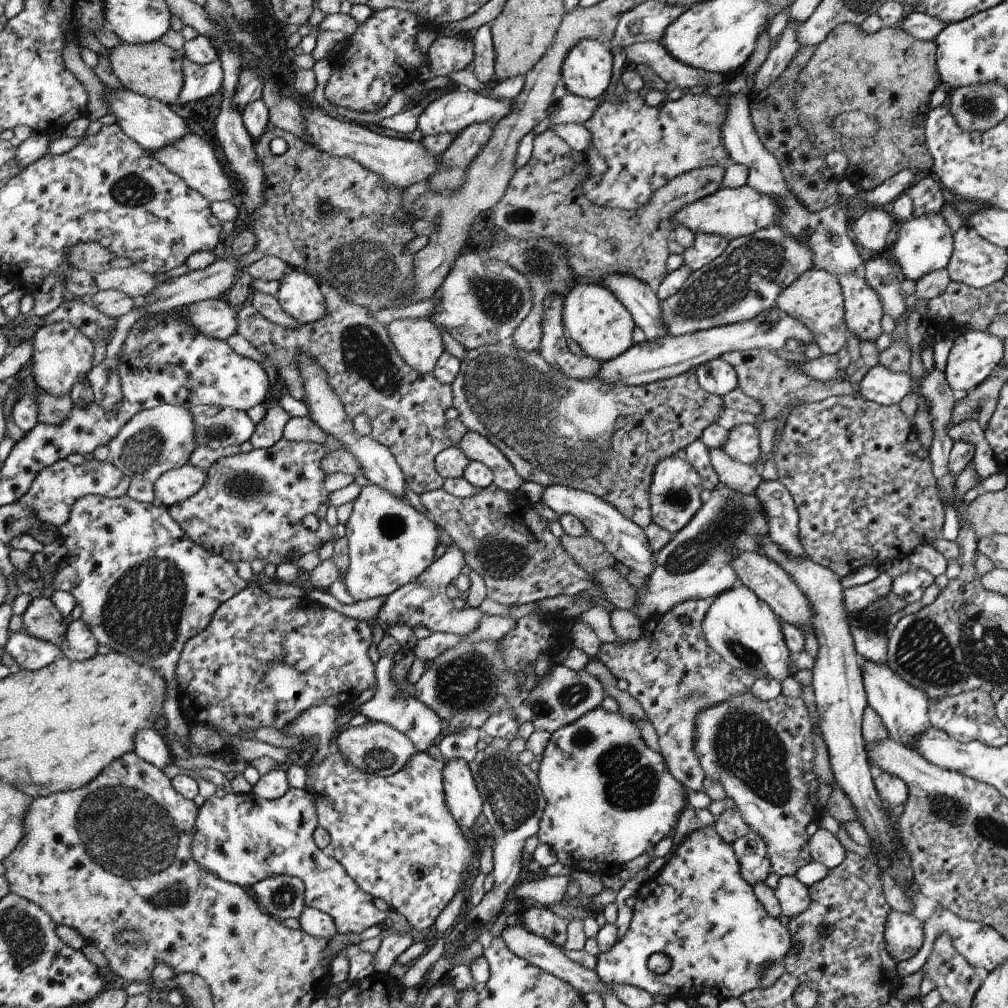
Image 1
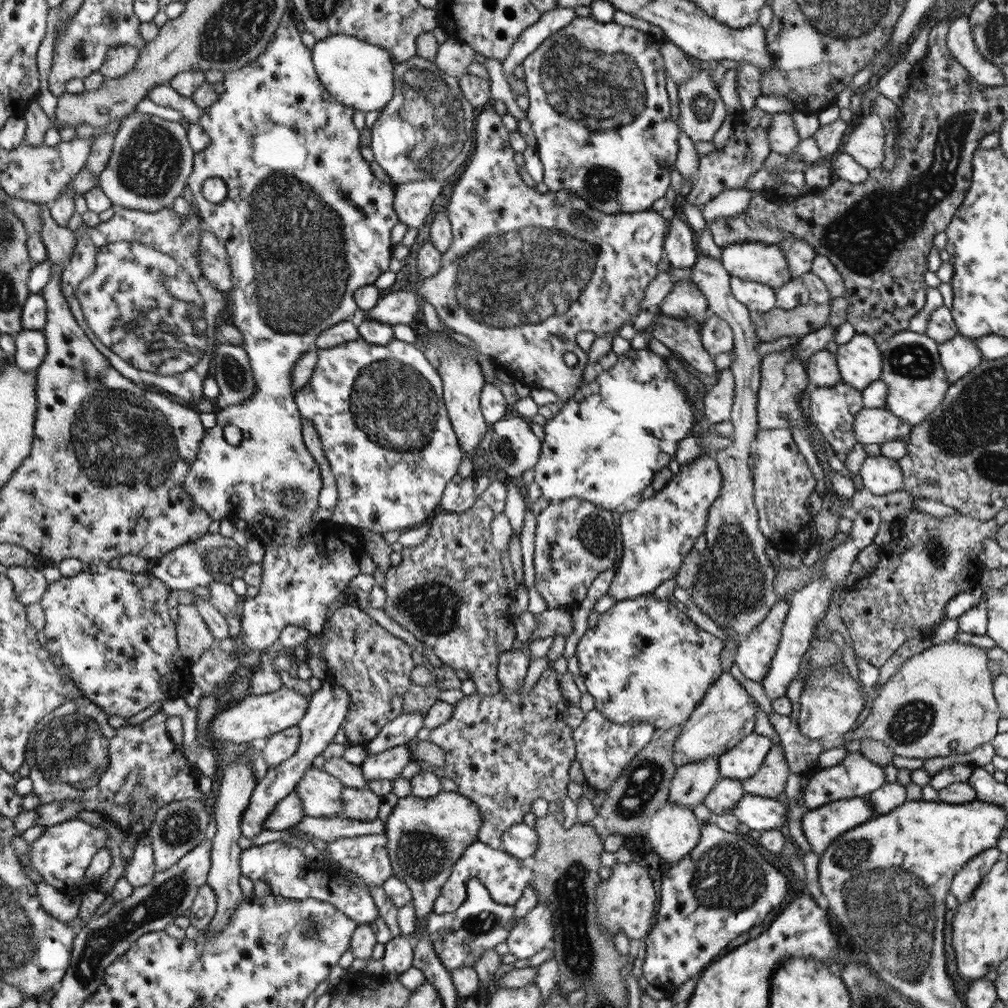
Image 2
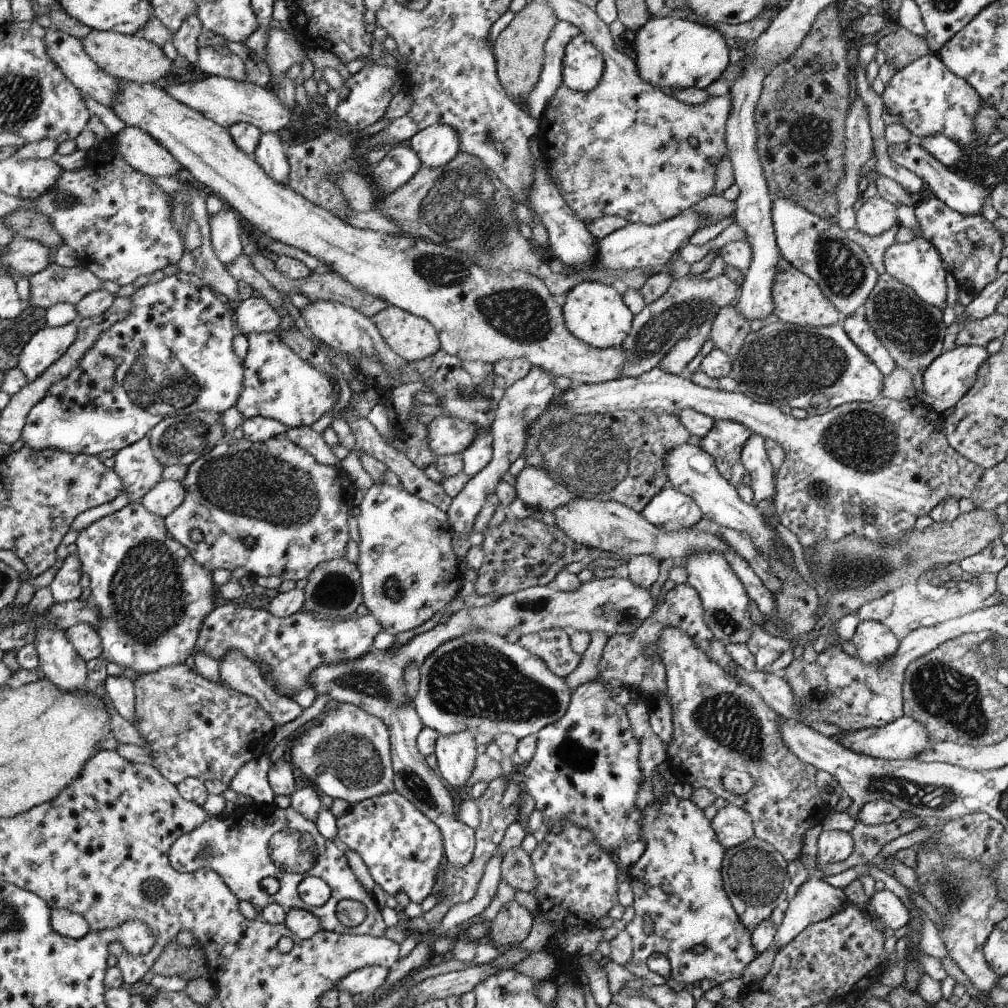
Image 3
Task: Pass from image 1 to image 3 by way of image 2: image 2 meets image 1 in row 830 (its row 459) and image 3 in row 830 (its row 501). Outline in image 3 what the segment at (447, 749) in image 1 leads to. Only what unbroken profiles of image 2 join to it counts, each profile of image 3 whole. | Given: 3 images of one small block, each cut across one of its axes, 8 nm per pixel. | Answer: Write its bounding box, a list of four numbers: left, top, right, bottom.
[337,791,444,904]

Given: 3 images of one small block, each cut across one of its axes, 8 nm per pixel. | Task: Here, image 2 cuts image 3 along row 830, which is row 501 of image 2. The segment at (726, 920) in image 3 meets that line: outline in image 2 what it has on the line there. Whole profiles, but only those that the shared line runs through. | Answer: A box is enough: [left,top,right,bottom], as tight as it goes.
[608,455,721,602]

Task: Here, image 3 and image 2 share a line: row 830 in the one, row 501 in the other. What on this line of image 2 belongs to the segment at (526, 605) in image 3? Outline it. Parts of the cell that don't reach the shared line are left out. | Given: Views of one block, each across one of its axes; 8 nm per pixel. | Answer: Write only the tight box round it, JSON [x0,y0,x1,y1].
[439,475,475,513]

